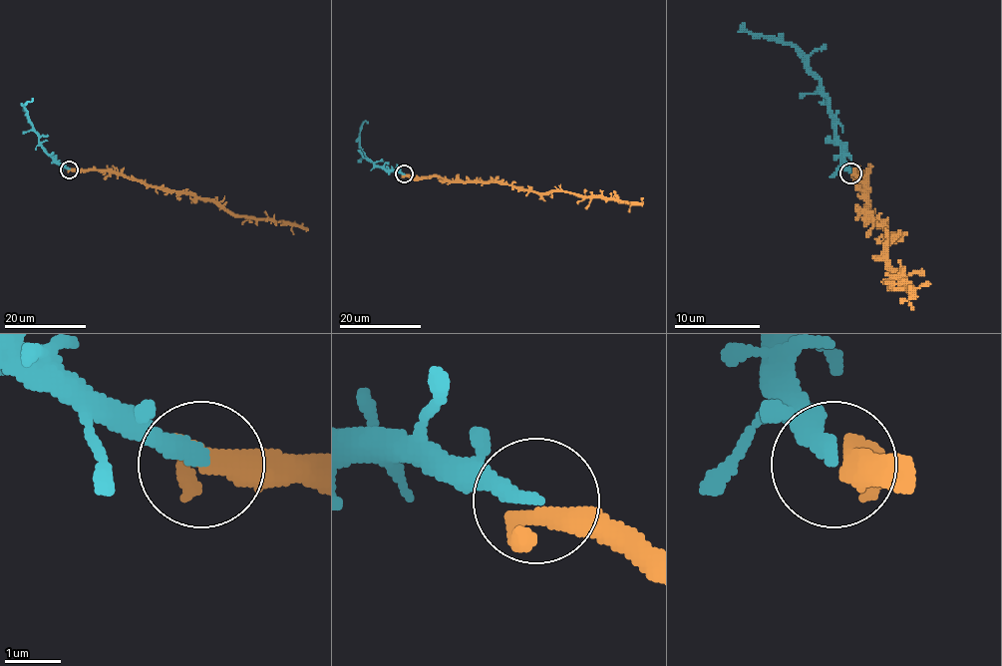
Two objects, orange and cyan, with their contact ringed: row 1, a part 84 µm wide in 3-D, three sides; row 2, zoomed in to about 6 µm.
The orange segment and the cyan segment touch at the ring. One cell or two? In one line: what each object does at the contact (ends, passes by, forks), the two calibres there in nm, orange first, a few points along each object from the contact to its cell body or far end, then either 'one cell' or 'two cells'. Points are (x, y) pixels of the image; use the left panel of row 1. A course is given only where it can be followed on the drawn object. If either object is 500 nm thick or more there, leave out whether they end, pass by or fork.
orange passes by; cyan ends there; 340 nm thick on the orange side, 280 nm on the other; orange runs (69, 170), (123, 173), (150, 185), (214, 199), (232, 212), (284, 221), (308, 229); cyan runs (69, 169), (60, 165), (39, 141), (39, 135), (25, 109), (25, 104), (33, 98); one cell

